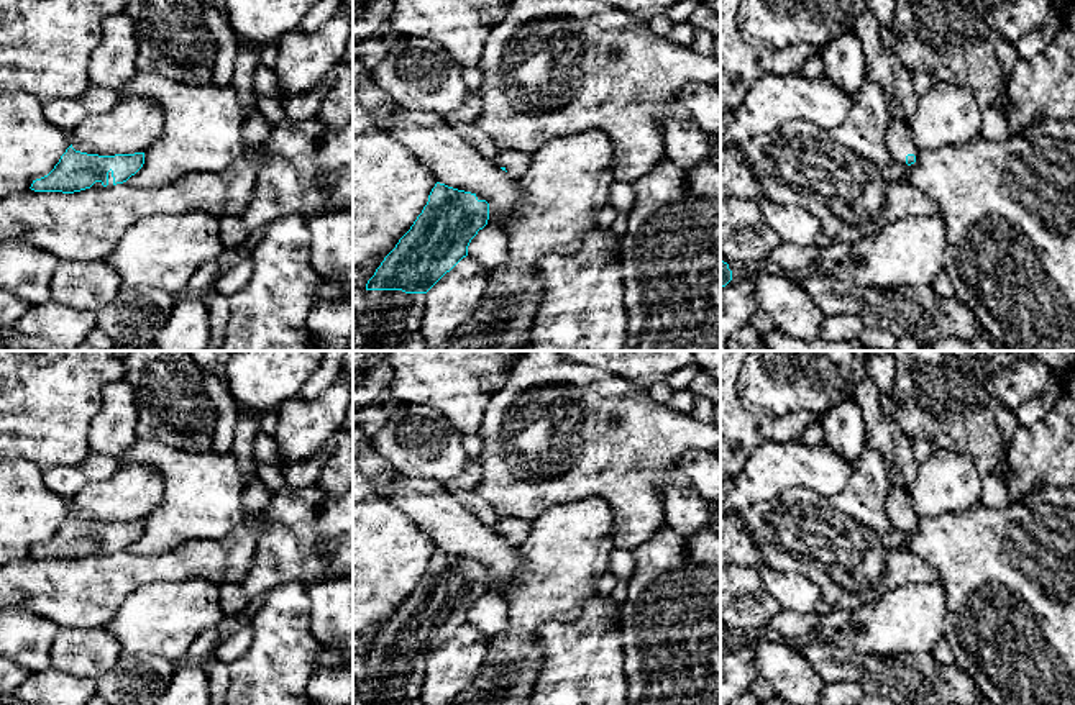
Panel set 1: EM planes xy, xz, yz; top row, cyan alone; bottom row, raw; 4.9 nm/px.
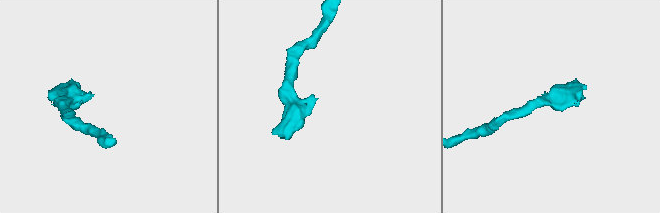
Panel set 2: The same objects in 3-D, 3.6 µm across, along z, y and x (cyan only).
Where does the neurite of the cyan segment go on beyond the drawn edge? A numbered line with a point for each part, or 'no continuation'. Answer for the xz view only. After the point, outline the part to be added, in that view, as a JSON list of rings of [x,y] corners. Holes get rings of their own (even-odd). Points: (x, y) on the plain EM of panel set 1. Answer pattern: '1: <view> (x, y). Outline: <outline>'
1: xz (516, 530). Outline: [[[501,518],[494,531],[504,534],[512,546],[520,546],[528,536],[532,523],[519,518]]]
2: xz (389, 681). Outline: [[[366,657],[366,674],[353,694],[353,705],[422,705],[427,661]]]

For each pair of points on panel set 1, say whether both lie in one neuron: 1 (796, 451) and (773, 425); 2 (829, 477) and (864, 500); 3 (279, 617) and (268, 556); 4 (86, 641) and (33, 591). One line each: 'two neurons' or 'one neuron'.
1: two neurons
2: two neurons
3: two neurons
4: two neurons

